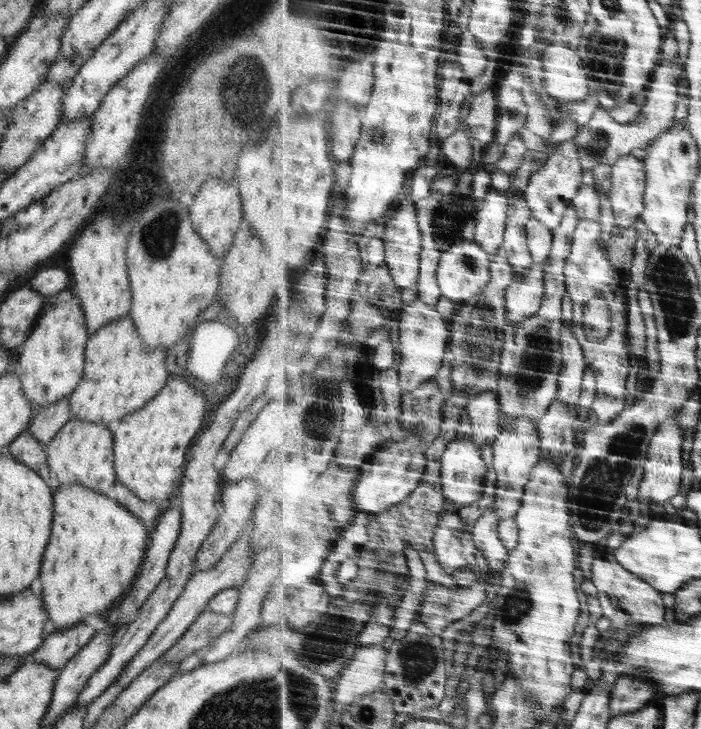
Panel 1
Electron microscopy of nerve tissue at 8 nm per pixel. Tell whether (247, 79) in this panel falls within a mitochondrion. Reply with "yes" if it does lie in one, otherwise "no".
yes

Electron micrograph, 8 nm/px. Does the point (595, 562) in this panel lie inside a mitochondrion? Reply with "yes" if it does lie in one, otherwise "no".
no

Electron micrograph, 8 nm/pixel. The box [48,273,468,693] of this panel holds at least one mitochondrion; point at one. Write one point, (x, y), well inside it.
(328, 646)

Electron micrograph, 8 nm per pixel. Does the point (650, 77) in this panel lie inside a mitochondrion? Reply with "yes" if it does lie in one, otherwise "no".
no

